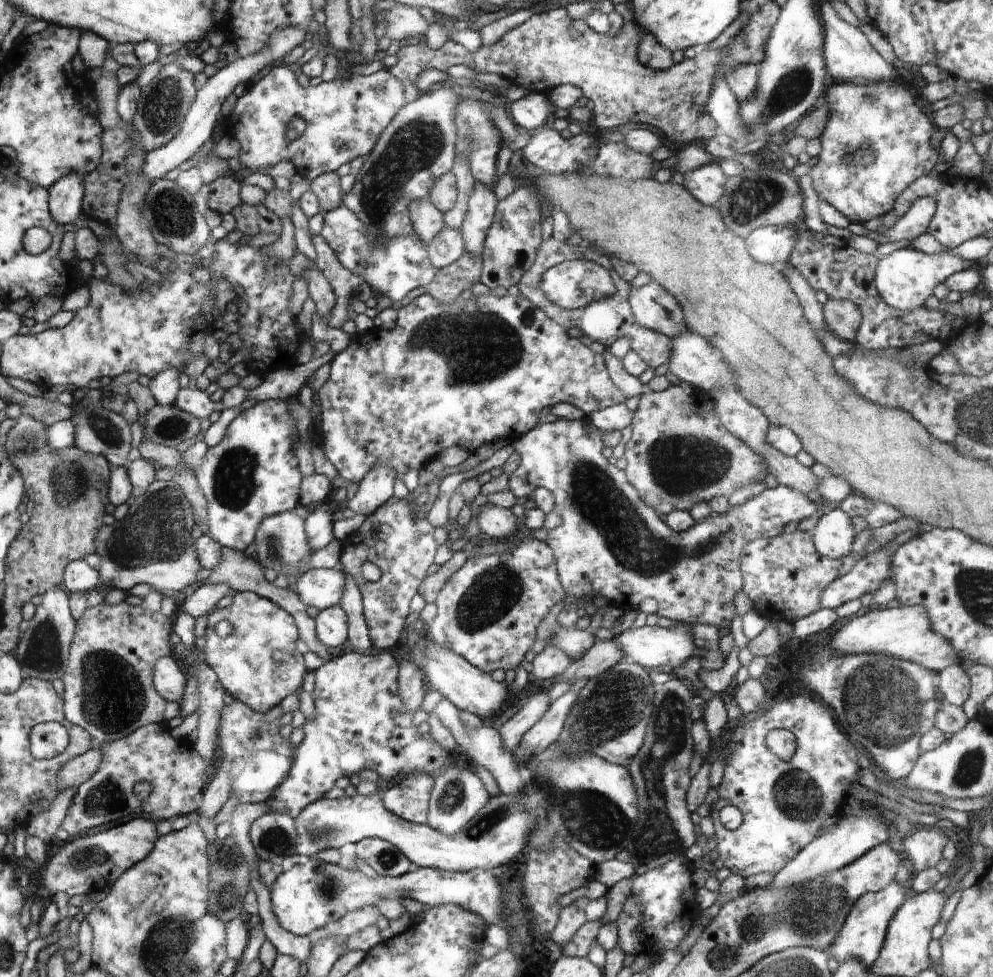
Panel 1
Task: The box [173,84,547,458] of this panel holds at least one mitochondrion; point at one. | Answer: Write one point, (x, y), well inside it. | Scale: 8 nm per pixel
(475, 346)

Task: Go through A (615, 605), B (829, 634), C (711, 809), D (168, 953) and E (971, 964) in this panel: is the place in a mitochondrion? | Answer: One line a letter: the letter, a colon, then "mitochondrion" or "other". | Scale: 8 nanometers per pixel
A: other
B: other
C: other
D: mitochondrion
E: other

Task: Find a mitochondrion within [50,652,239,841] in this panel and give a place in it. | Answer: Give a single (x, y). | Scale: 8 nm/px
(106, 799)

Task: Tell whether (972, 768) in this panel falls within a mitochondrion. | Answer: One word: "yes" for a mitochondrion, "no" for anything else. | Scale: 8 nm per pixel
yes

